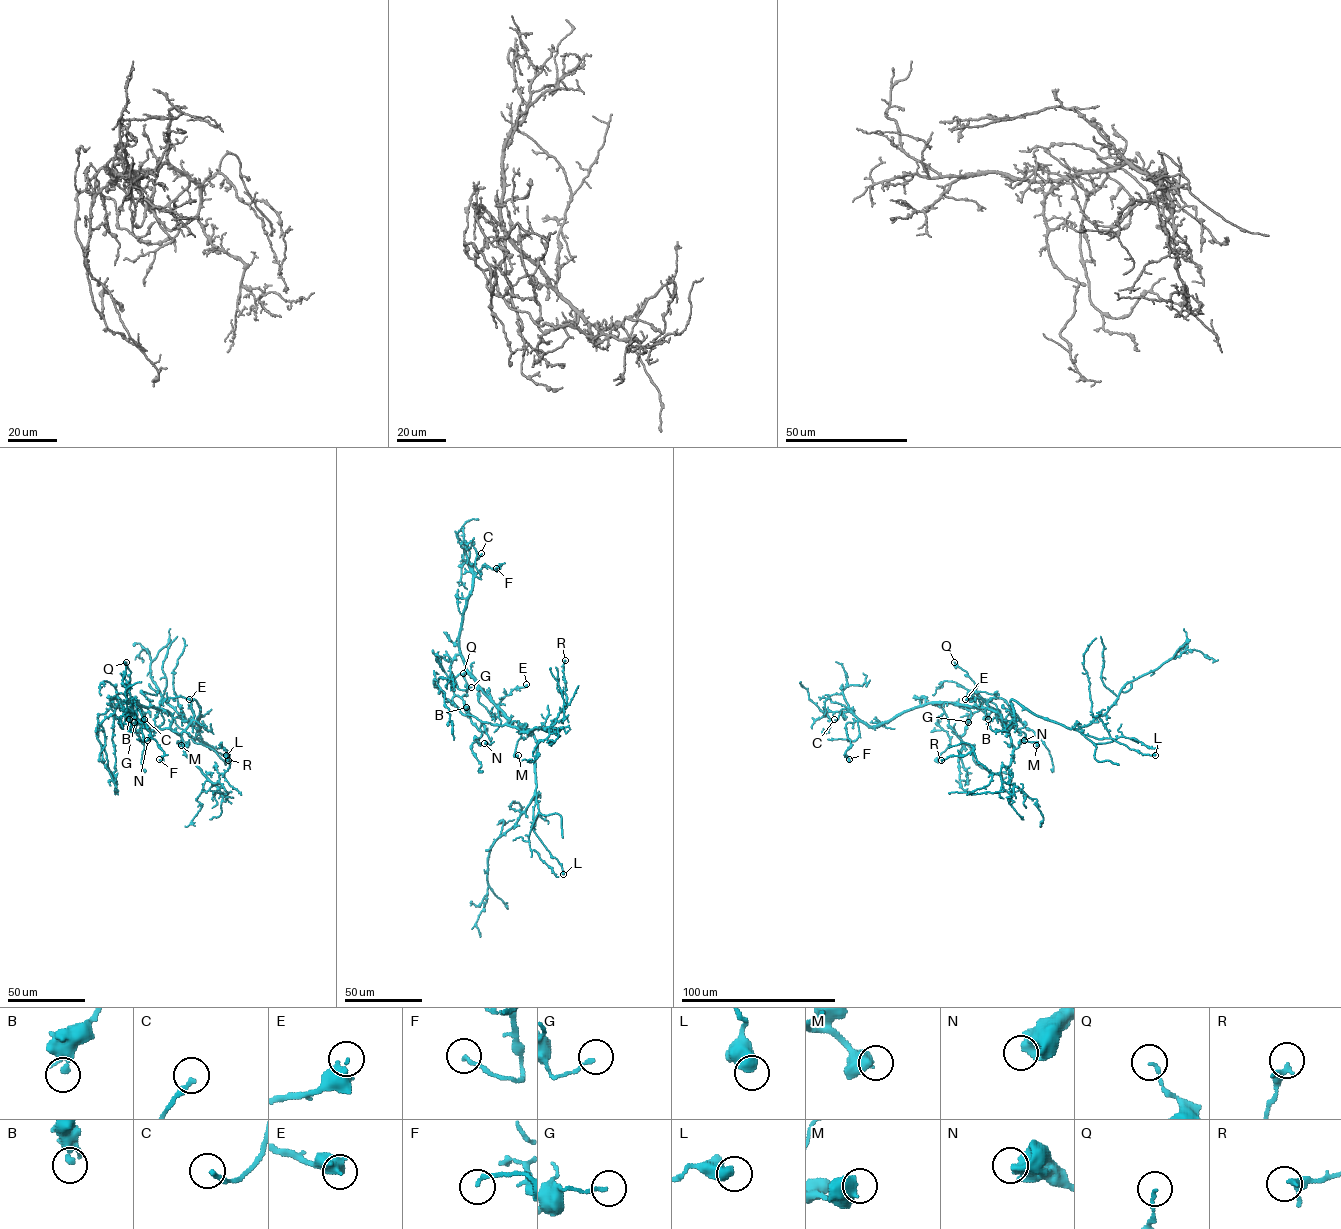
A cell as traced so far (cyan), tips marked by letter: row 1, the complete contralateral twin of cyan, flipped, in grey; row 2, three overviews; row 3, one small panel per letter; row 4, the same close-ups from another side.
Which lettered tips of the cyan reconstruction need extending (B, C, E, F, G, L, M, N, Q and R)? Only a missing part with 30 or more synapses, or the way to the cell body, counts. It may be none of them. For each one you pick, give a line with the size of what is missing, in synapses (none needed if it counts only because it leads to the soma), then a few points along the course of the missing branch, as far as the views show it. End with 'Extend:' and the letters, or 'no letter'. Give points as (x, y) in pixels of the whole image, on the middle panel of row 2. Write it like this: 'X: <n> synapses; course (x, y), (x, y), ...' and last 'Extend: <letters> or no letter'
Extend: no letter

